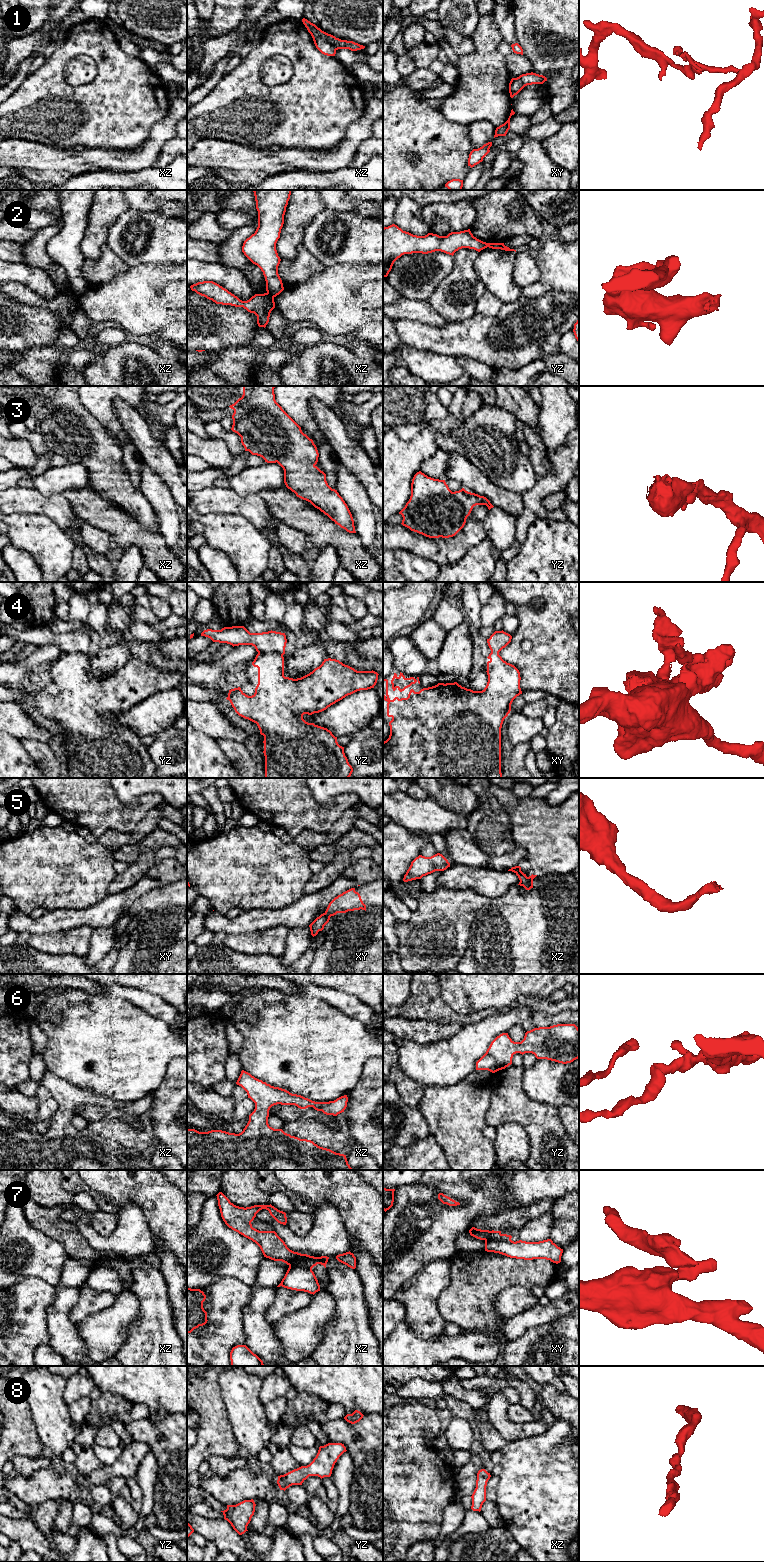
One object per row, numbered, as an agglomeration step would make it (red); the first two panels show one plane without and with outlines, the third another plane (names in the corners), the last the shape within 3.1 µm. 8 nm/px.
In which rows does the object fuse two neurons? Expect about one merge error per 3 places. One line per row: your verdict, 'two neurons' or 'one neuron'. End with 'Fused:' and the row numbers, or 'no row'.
1: two neurons
2: two neurons
3: one neuron
4: two neurons
5: one neuron
6: one neuron
7: two neurons
8: one neuron
Fused: 1, 2, 4, 7

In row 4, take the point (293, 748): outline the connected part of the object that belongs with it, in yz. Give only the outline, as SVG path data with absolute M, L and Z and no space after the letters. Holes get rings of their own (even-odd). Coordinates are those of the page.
M270 652L270 653L258 653L252 662L254 667L258 668L258 684L255 688L255 693L252 696L246 695L240 687L234 688L229 690L227 700L230 701L232 707L234 708L235 712L254 723L257 724L260 734L264 736L264 756L265 756L265 778L349 778L353 772L352 766L349 764L347 757L344 753L344 747L340 746L337 742L337 737L335 737L330 730L327 728L315 725L314 723L308 723L303 719L304 714L312 715L314 713L319 713L326 710L331 705L335 704L336 702L342 700L348 695L351 695L360 690L368 690L374 688L378 680L378 673L375 671L357 671L354 668L343 664L339 660L336 659L324 659L322 664L315 668L309 674L293 679L284 676L284 657L282 654L277 652Z

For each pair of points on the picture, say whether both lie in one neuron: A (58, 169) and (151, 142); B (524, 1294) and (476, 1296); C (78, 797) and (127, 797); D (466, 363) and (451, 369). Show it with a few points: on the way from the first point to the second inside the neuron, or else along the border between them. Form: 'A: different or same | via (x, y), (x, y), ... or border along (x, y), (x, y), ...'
A: same | via (82, 161), (129, 160)
B: different | border along (519, 1286), (507, 1286), (497, 1295), (499, 1318)
C: different | border along (113, 788), (116, 796), (122, 802), (129, 804)
D: different | border along (455, 358), (465, 372)

